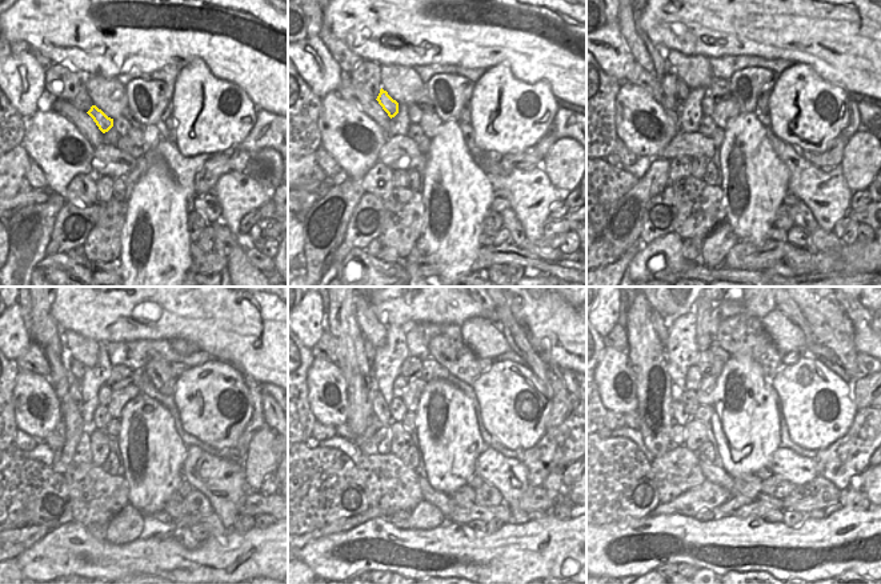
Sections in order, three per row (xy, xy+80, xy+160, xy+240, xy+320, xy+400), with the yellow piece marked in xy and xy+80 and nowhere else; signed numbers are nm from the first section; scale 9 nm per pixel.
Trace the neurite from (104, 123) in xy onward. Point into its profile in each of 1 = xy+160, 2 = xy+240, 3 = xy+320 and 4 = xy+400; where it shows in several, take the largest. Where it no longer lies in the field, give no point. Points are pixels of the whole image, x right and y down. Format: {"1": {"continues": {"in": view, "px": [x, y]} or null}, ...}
{"1": {"continues": {"in": "xy+160", "px": [683, 91]}}, "2": {"continues": {"in": "xy+240", "px": [76, 368]}}, "3": {"continues": {"in": "xy+320", "px": [369, 350]}}, "4": {"continues": {"in": "xy+400", "px": [660, 324]}}}

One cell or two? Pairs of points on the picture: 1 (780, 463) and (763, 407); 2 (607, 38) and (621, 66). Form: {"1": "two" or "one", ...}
{"1": "two", "2": "one"}

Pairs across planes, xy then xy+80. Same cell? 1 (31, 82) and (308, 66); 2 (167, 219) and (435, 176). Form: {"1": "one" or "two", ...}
{"1": "one", "2": "one"}

